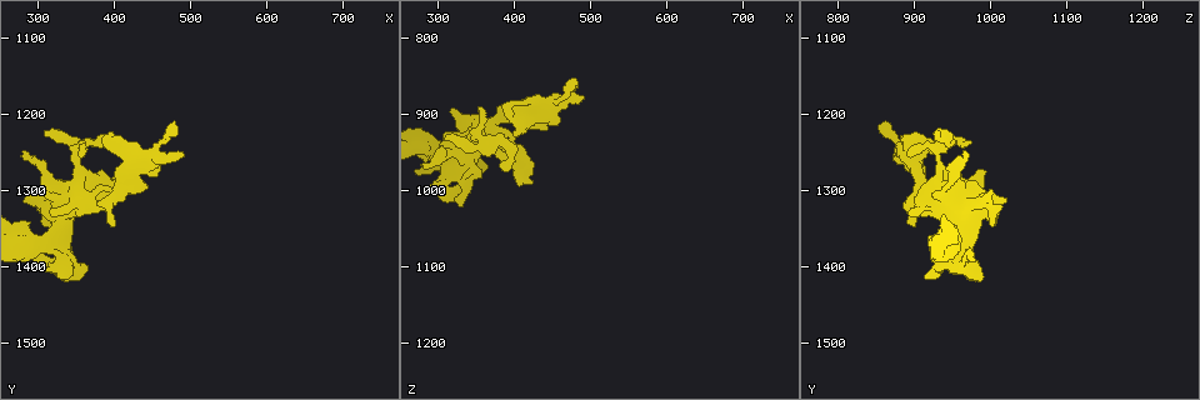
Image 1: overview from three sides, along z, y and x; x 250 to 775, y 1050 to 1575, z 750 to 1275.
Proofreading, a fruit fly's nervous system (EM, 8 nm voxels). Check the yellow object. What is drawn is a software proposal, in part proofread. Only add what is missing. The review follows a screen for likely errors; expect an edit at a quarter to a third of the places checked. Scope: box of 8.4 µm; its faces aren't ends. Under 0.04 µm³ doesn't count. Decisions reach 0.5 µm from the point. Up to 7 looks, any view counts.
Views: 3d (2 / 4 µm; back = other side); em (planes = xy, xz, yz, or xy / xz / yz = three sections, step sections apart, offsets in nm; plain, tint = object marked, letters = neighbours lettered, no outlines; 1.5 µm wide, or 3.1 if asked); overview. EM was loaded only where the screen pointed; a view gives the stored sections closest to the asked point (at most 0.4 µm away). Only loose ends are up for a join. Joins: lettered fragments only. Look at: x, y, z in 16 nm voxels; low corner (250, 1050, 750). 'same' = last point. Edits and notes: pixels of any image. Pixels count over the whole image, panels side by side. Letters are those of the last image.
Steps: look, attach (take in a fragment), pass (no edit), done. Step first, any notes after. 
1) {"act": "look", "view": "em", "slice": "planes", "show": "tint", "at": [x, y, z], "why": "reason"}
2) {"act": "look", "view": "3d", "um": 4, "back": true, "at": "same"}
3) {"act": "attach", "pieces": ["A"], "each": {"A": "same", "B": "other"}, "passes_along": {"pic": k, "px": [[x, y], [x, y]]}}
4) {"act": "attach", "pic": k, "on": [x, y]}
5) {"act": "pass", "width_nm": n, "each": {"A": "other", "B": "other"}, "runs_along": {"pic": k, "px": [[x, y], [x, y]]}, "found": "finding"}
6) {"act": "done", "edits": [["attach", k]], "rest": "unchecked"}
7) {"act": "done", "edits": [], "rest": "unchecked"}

{"act": "look", "view": "3d", "um": 2, "at": [405, 1275, 995]}

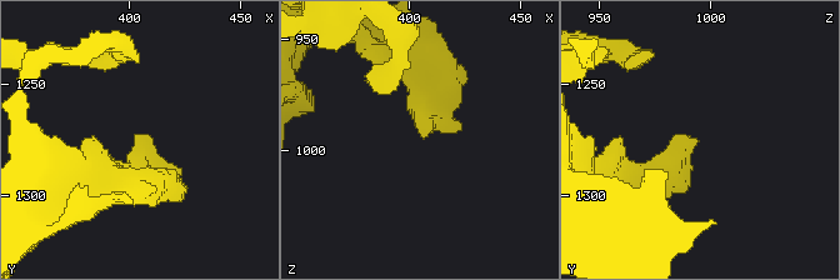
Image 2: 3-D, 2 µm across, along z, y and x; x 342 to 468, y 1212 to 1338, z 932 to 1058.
{"act": "look", "view": "em", "slice": "yz", "step": 8, "show": "letters", "at": [407, 1277, 995]}

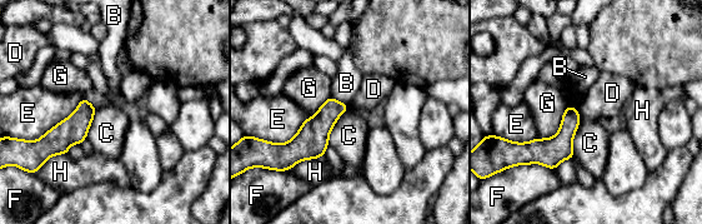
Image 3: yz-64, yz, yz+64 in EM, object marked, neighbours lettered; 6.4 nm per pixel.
{"act": "pass", "each": {"B": "other", "C": "other", "D": "other", "E": "other", "F": "other", "G": "other", "H": "other"}, "border": {"pic": 3, "px": [[349, 108], [330, 132], [327, 144]]}, "found": "no lettered fragment goes on from it"}

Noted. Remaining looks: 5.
{"act": "look", "view": "em", "slice": "planes", "show": "tint", "at": [490, 1250, 875], "why": "free end"}

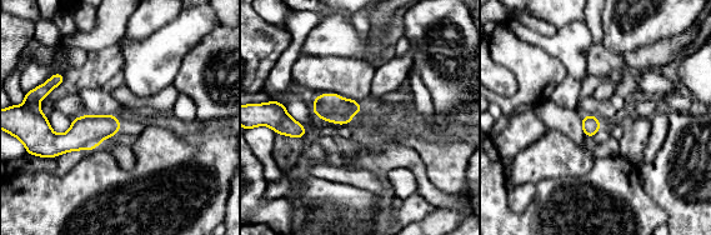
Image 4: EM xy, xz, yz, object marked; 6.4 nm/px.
{"act": "look", "view": "em", "slice": "planes", "show": "letters", "at": "same", "why": "what lies round it"}

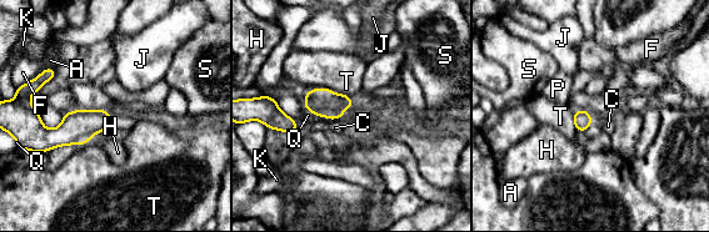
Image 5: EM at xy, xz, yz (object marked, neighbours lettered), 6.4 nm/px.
{"act": "pass", "each": {"A": "other", "C": "other", "F": "other", "H": "other", "J": "other", "K": "other", "P": "other", "Q": "other", "S": "other", "T": "other"}, "border": {"pic": 5, "px": [[575, 111], [573, 117], [574, 129]]}, "found": "none of them fits"}

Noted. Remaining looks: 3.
{"act": "look", "view": "3d", "um": 2, "back": true, "at": [400, 1345, 900], "why": "free end"}

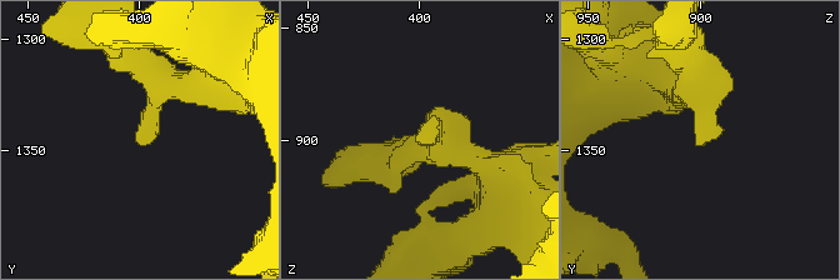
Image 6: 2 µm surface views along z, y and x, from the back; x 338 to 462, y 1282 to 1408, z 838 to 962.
{"act": "look", "view": "em", "slice": "planes", "show": "letters", "at": [400, 1345, 901], "arm_widths_nm": [220, 300]}

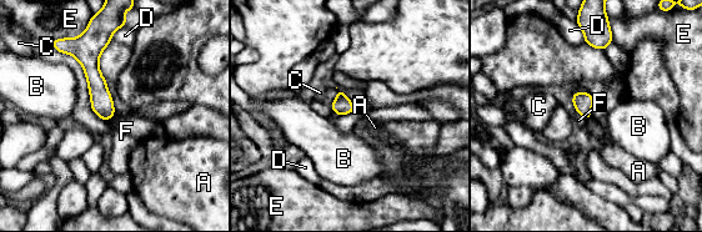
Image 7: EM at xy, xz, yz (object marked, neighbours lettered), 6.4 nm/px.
{"act": "pass", "each": {"A": "other", "B": "other", "C": "other", "D": "other", "E": "other", "F": "other"}, "border": {"pic": 7, "px": [[591, 116], [587, 120]]}, "found": "none of them fits"}

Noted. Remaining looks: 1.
{"act": "done", "edits": [], "rest": "unchecked"}

